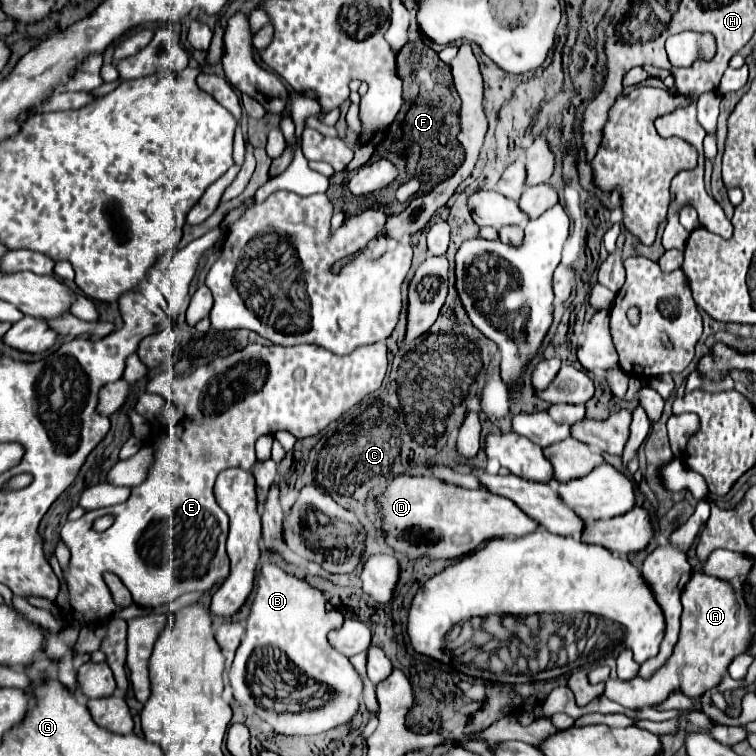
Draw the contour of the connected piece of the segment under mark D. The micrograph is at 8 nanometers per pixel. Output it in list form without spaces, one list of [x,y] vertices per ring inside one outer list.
[[[422,475],[394,477],[386,491],[376,497],[380,529],[388,545],[408,559],[456,559],[472,553],[478,545],[492,537],[528,535],[538,523],[528,519],[510,499],[492,495],[482,489],[462,489],[442,479]]]

